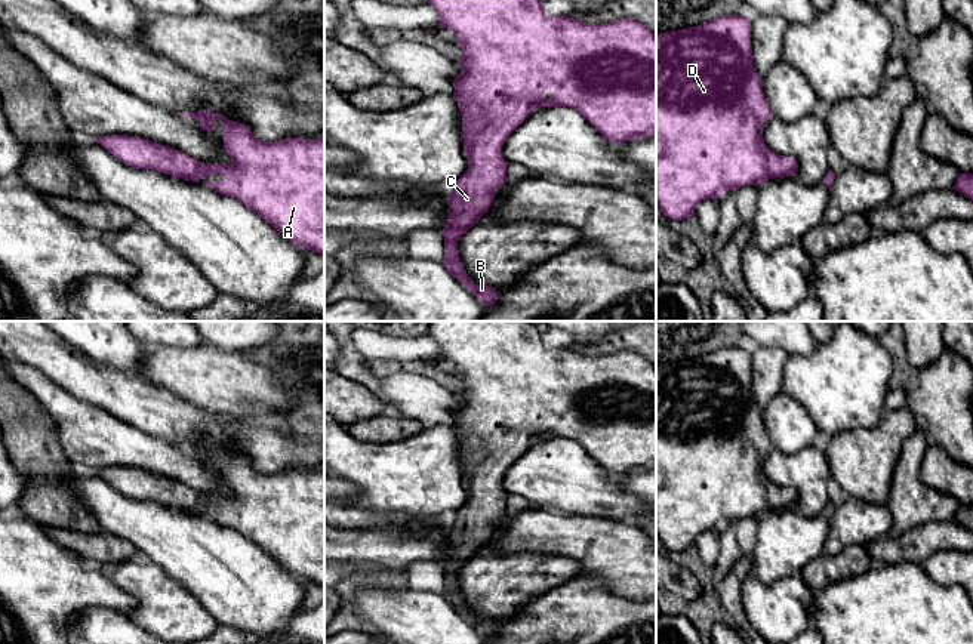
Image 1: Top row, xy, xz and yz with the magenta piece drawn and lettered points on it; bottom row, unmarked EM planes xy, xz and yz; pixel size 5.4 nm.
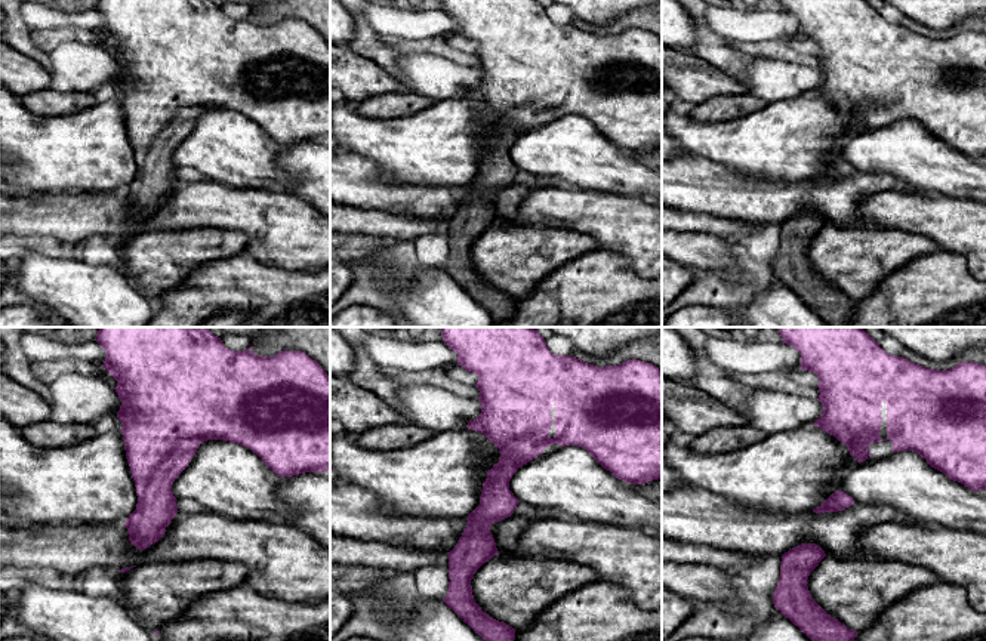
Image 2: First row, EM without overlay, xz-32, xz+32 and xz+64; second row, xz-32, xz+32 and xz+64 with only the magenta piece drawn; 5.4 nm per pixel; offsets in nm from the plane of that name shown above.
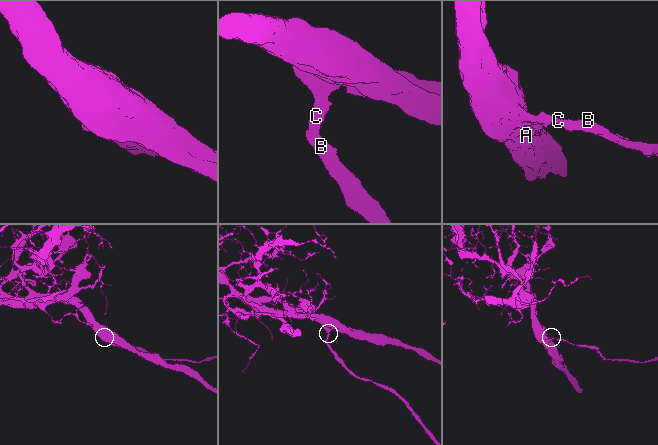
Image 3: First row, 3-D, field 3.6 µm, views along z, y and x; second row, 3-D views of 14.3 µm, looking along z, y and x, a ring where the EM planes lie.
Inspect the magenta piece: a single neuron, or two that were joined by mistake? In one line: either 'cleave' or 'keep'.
keep

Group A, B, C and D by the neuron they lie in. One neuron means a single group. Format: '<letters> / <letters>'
A B C D

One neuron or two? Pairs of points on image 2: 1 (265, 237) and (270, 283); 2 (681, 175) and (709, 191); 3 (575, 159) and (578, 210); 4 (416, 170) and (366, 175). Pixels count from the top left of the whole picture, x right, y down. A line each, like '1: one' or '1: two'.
1: two
2: one
3: two
4: two

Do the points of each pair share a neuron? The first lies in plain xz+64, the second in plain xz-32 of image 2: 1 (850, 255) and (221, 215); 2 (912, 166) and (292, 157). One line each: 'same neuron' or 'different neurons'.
1: different neurons
2: different neurons

